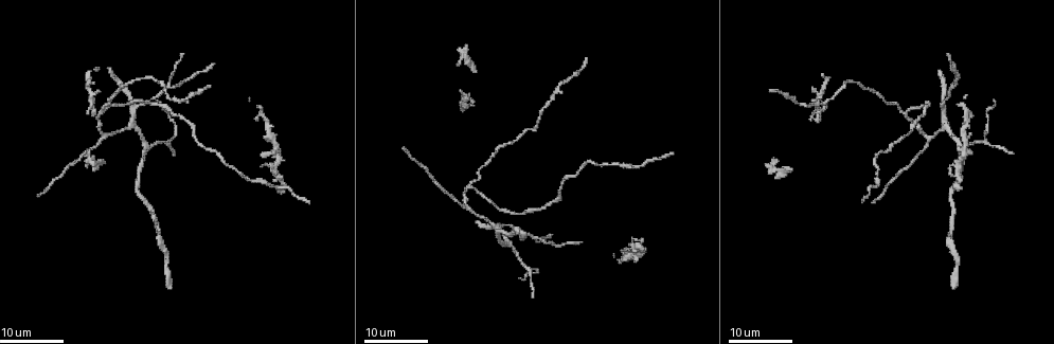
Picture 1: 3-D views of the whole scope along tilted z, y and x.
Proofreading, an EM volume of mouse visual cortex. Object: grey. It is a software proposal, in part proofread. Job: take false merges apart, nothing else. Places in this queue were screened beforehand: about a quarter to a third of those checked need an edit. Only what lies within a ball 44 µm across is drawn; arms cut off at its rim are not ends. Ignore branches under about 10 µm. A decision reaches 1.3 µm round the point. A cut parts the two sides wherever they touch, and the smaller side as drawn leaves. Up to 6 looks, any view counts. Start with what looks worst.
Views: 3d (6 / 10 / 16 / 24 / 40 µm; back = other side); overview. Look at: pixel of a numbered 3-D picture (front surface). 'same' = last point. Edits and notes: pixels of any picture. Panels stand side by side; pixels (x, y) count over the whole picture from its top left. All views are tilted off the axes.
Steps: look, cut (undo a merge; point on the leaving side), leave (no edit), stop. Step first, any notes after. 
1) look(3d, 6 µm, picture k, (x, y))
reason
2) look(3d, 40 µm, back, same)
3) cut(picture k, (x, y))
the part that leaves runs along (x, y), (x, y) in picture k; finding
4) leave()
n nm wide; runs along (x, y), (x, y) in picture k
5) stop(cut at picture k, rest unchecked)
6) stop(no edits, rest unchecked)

look(3d, 16 µm, picture 1, (514, 249))

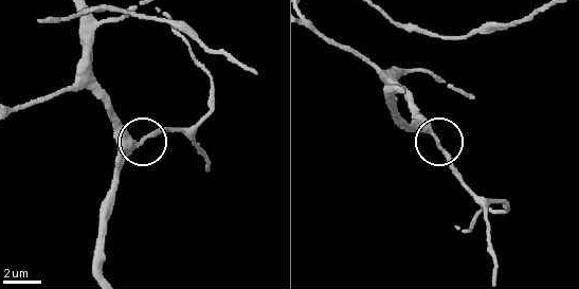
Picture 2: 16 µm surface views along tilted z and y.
look(3d, 6 µm, picture 2, (436, 137))
closer look

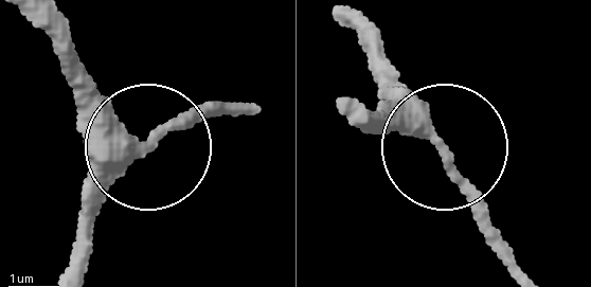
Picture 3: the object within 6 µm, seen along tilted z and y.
leave()
runs along (38, 23), (81, 88), (143, 141), (211, 109) in picture 3; one cell here

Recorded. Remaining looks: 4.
look(3d, 24 µm, picture 1, (471, 187))

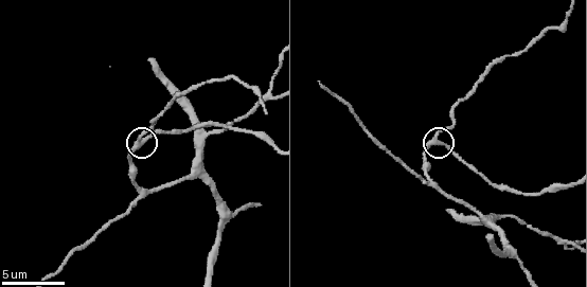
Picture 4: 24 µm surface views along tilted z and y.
look(3d, 6 µm, picture 4, (439, 140))

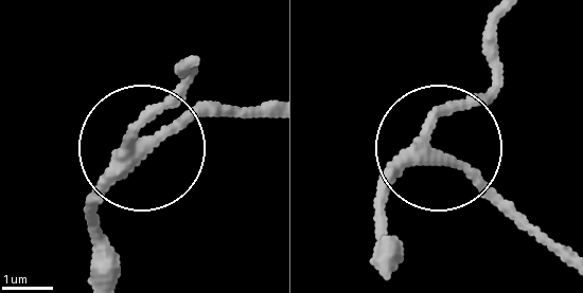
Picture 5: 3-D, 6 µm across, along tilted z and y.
leave()
runs along (391, 271), (388, 185), (424, 157), (438, 124), (500, 78) in picture 5; continuous, no second cell

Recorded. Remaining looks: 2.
look(3d, 10 µm, picture 4, (143, 195))

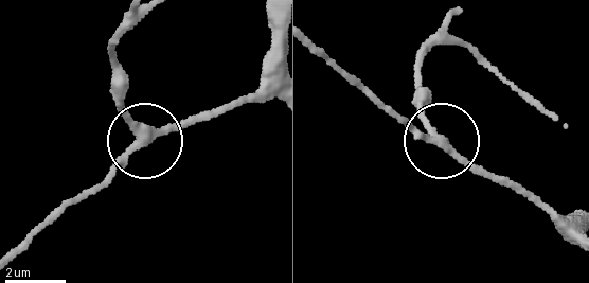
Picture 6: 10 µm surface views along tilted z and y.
leave()
270 nm wide; runs along (124, 111), (140, 131), (140, 147), (87, 196) in picture 6; continuous, no second cell

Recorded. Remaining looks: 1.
stop(no edits, rest unchecked)

